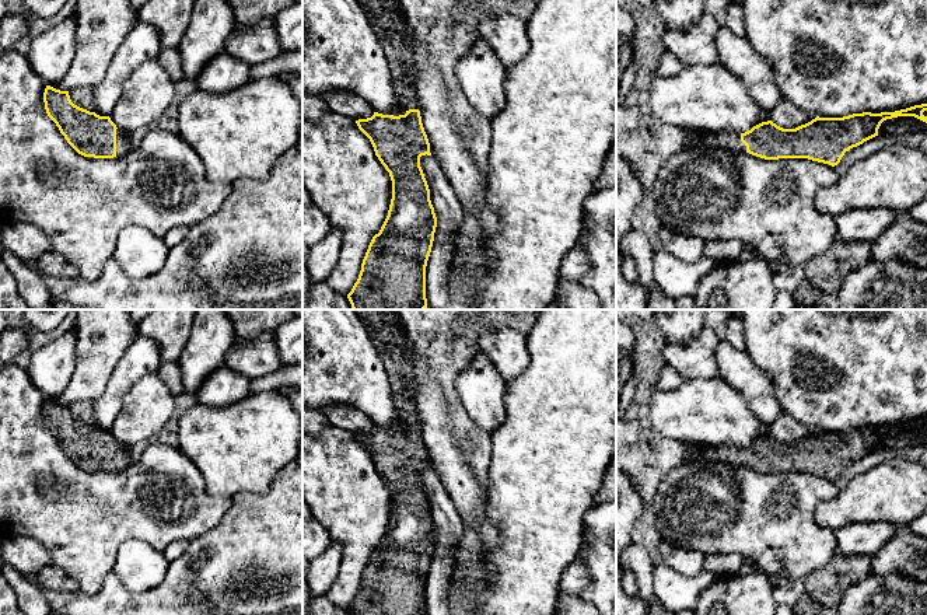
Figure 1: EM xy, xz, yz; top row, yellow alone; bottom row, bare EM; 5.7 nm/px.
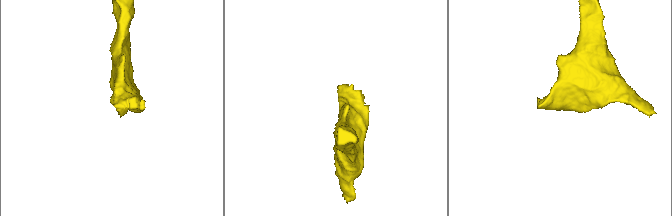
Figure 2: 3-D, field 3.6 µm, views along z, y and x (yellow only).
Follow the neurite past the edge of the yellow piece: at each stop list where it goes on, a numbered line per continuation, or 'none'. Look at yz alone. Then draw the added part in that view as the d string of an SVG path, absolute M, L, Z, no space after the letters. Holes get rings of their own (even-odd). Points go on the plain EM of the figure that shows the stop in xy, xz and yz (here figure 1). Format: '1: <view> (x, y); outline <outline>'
1: yz (726, 453); outline M721 444L717 447L697 445L695 459L721 461L734 467L746 467L746 459L741 455L741 447L734 444Z

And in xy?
1: xy (123, 458); outline M116 443L116 471L122 471L132 464L132 455L129 447L122 443Z

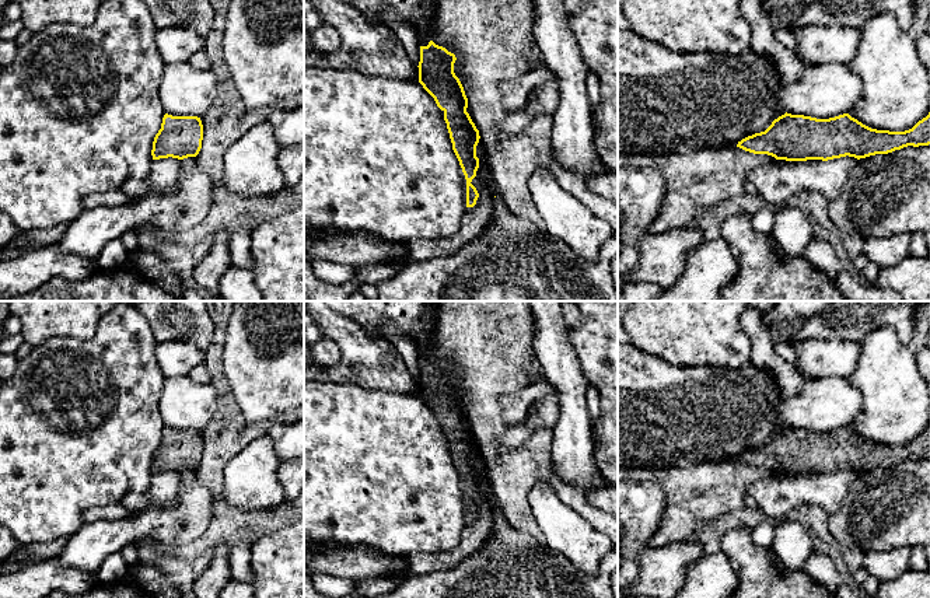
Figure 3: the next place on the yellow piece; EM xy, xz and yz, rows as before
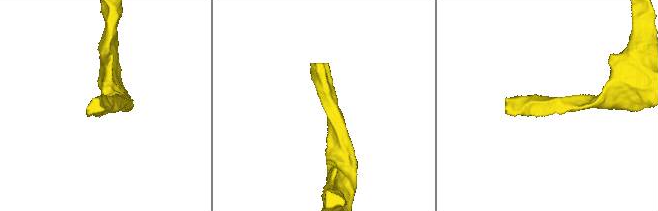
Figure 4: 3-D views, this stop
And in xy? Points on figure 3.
none

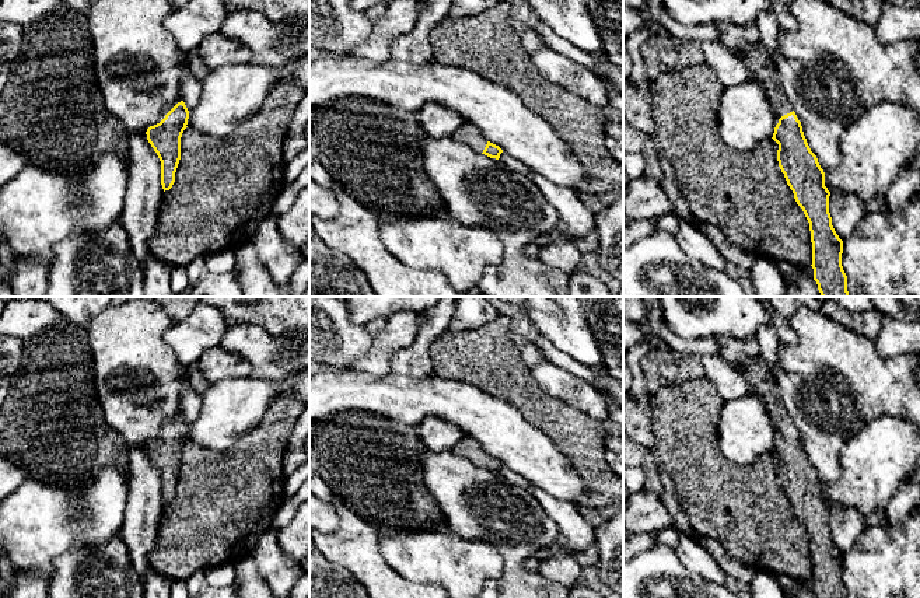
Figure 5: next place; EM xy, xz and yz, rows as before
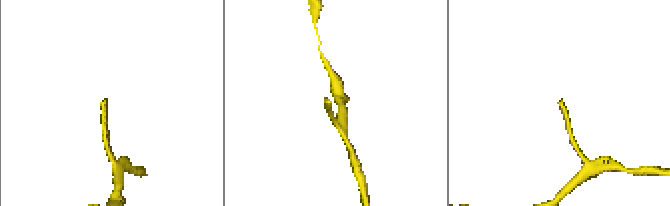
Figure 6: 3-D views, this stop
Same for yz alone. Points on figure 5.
1: yz (759, 380); outline M760 357L735 366L745 377L749 394L756 394L767 406L777 434L793 426L793 420L779 398L777 385L767 366Z

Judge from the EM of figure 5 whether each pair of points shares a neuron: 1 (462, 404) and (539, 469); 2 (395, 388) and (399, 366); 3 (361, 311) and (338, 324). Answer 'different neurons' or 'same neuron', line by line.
1: same neuron
2: different neurons
3: different neurons

